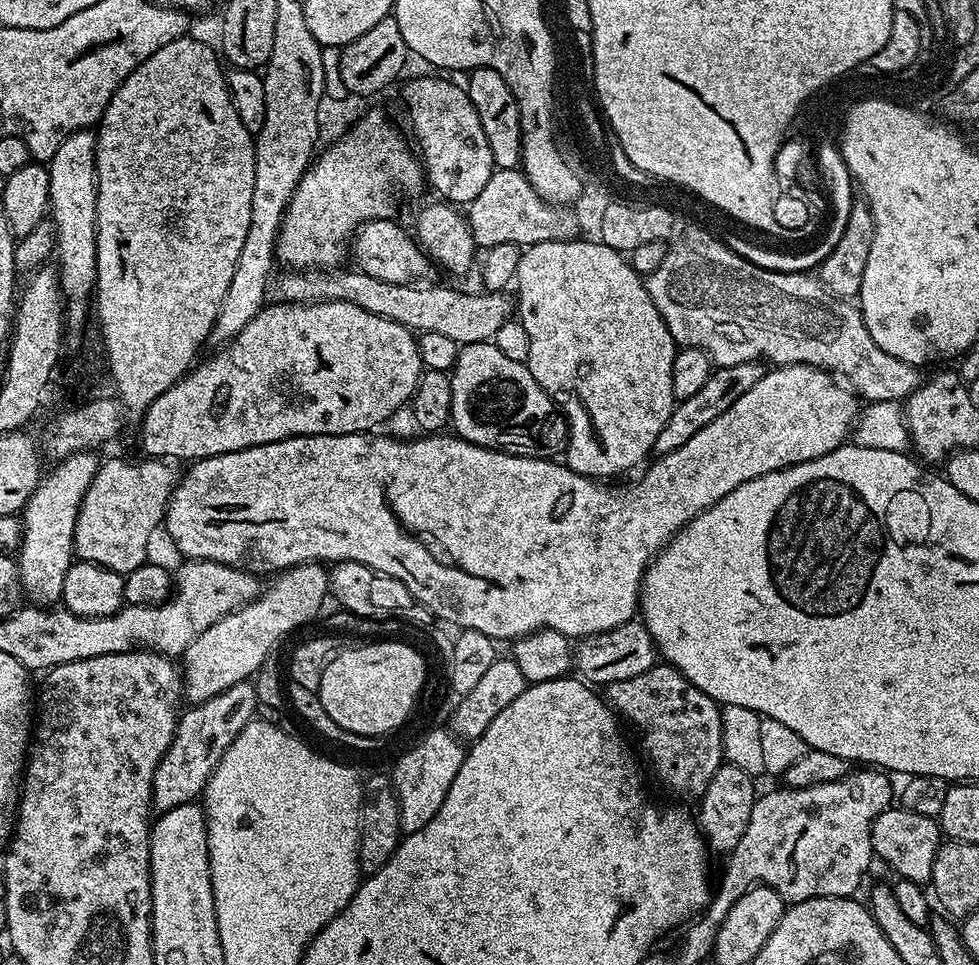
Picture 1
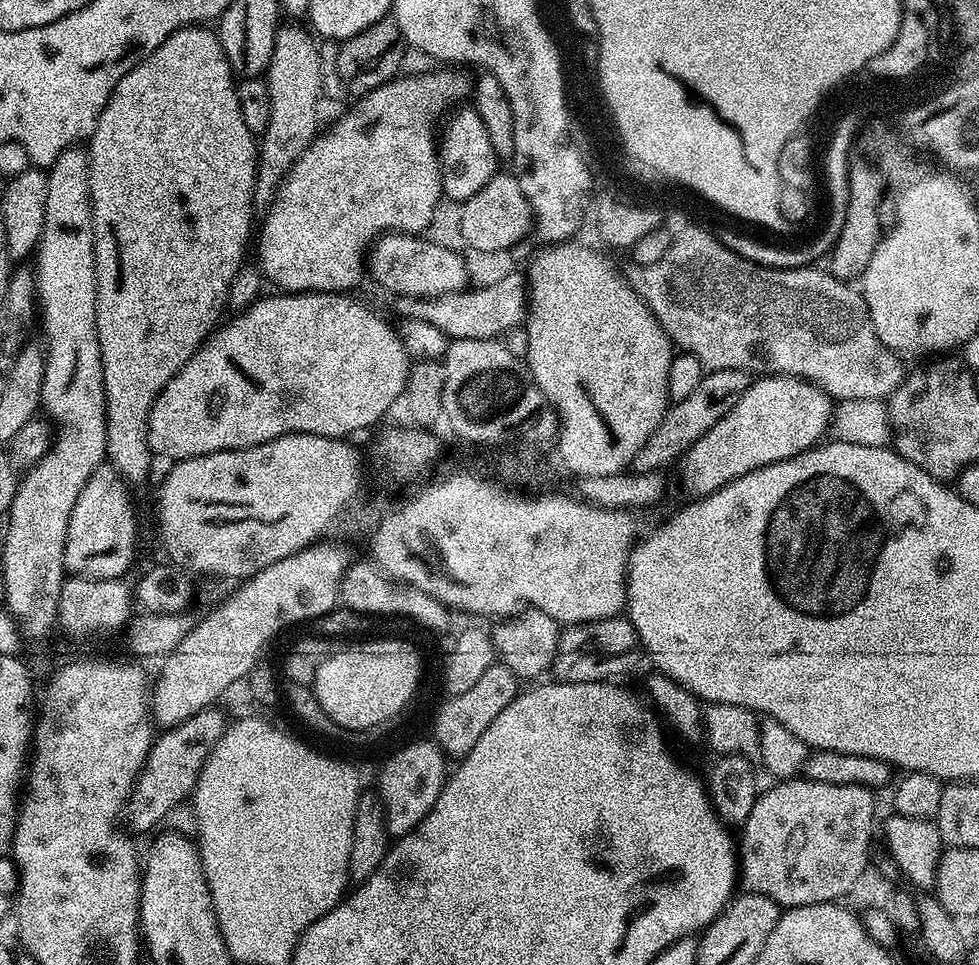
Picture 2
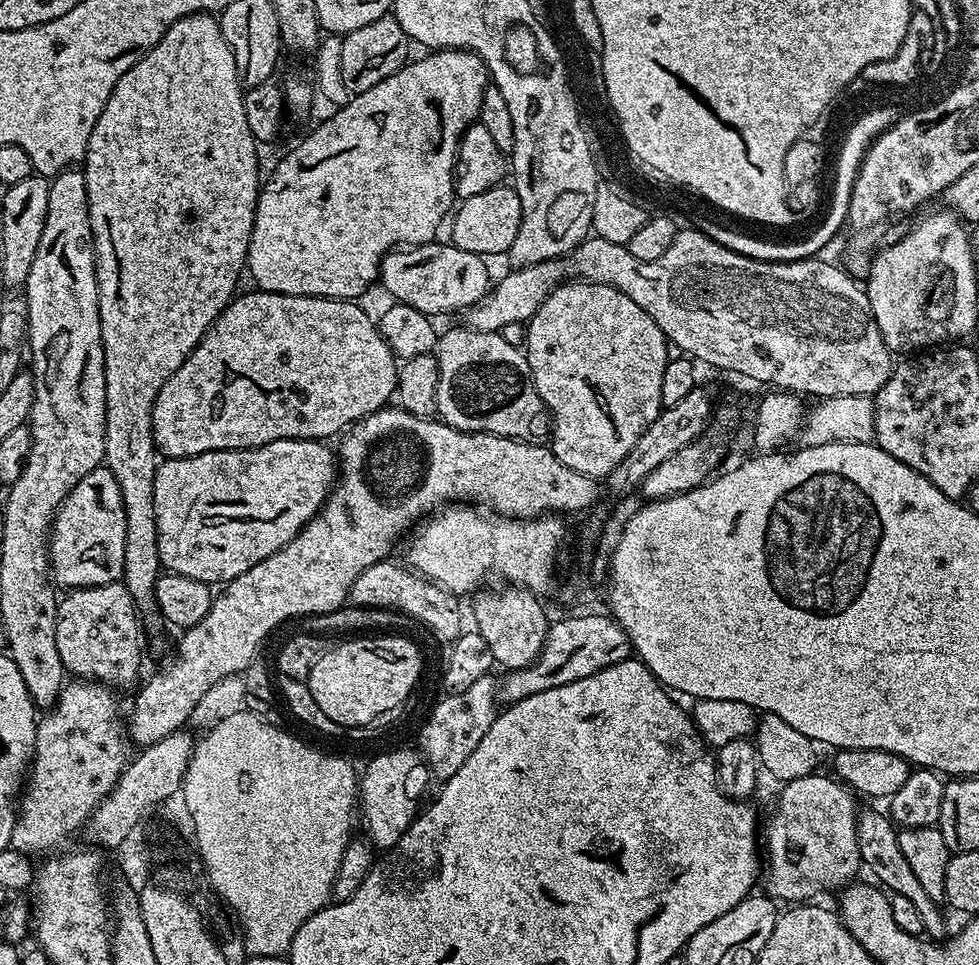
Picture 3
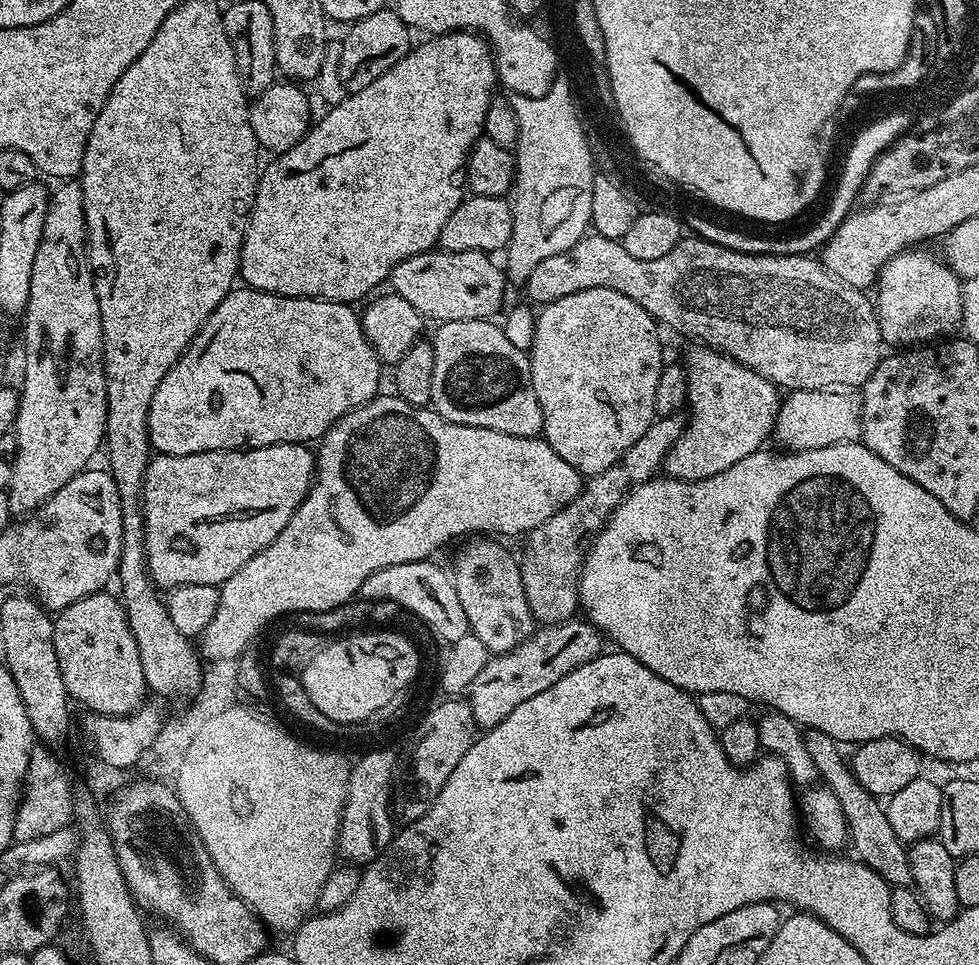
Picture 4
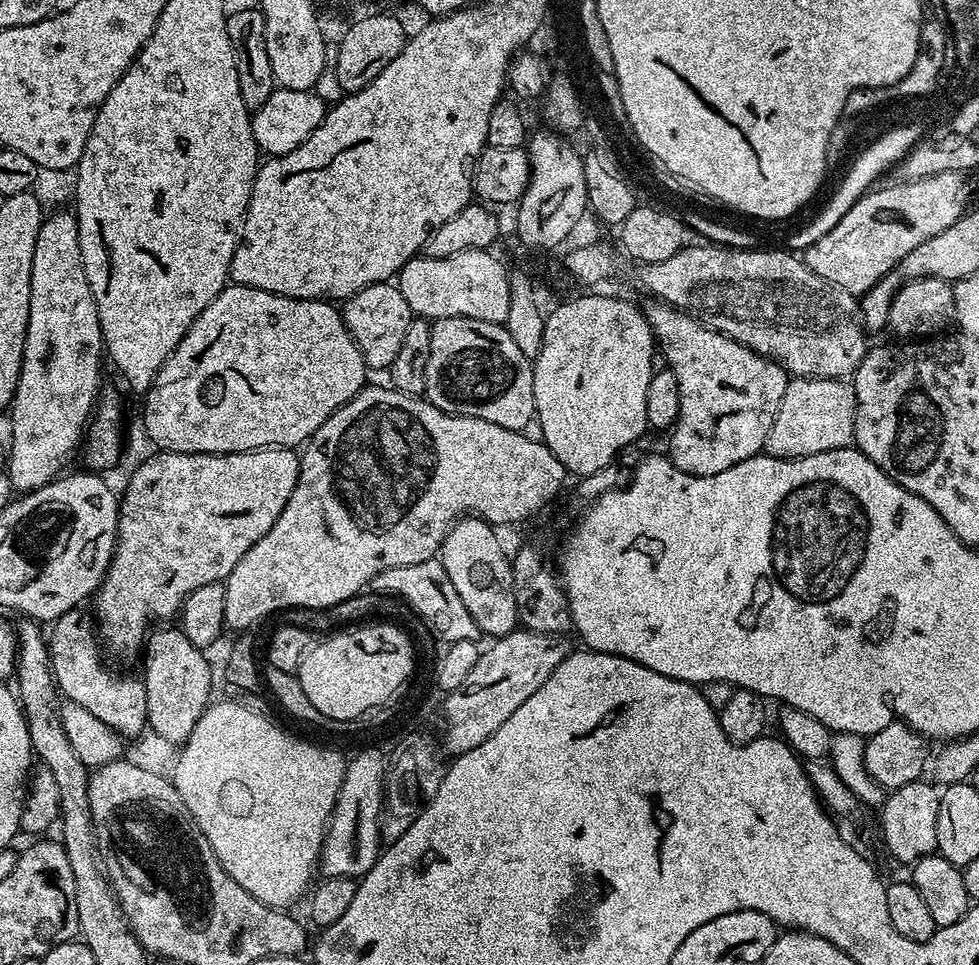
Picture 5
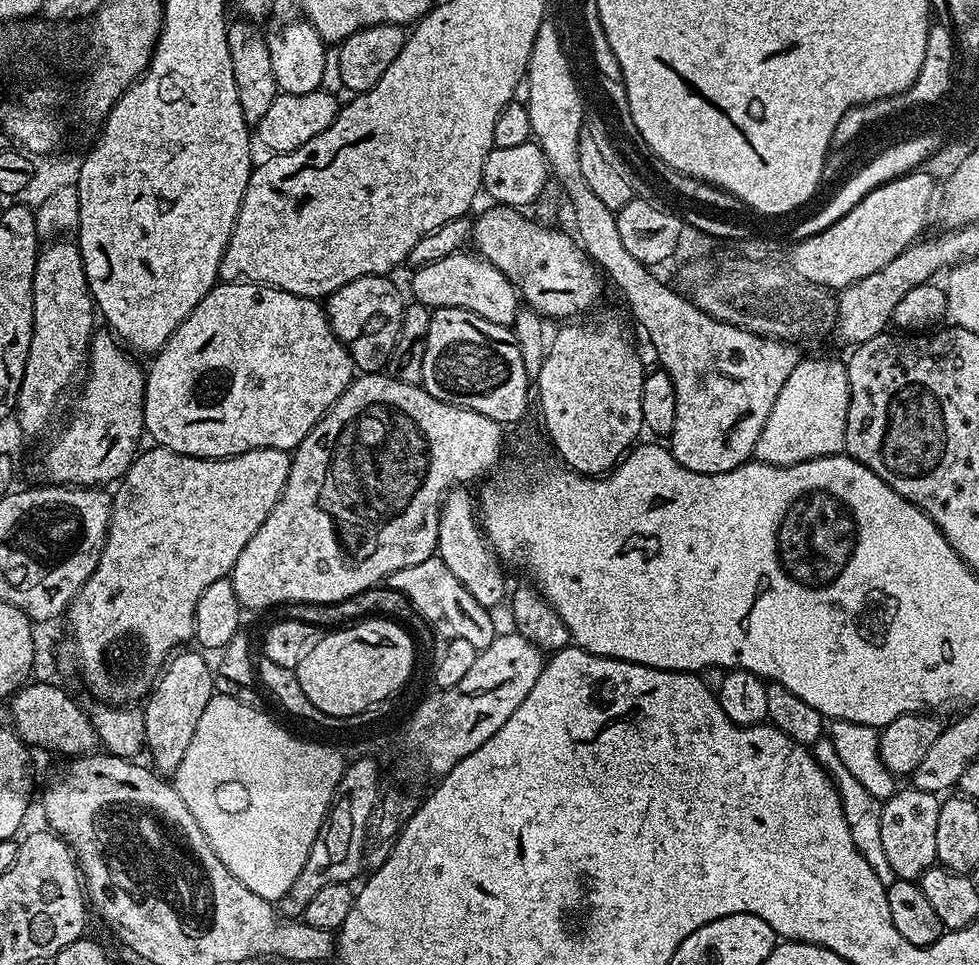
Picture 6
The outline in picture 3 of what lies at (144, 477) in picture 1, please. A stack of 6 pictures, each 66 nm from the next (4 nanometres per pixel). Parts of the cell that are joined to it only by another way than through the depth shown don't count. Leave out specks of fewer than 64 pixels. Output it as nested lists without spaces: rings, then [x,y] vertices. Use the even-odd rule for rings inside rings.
[[[95,468],[70,490],[52,518],[48,563],[53,581],[64,590],[117,583],[124,573],[125,534],[125,507],[118,482],[108,468]]]

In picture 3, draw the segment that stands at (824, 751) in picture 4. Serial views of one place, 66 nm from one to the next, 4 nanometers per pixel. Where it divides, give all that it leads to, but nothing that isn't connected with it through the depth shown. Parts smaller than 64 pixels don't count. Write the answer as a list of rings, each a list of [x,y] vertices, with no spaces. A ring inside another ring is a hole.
[[[868,808],[865,812],[863,809],[857,815],[858,854],[860,855],[861,865],[872,871],[873,877],[871,876],[871,879],[881,889],[887,890],[892,896],[910,898],[910,902],[914,902],[914,907],[918,909],[918,915],[922,917],[923,935],[925,937],[937,942],[943,941],[949,935],[949,932],[948,924],[944,921],[944,912],[940,909],[941,905],[932,900],[930,894],[926,894],[925,888],[918,883],[914,870],[910,870],[910,862],[906,862],[906,858],[902,854],[902,846],[898,846],[900,832],[897,825],[893,824],[883,811],[881,812],[876,808]]]

